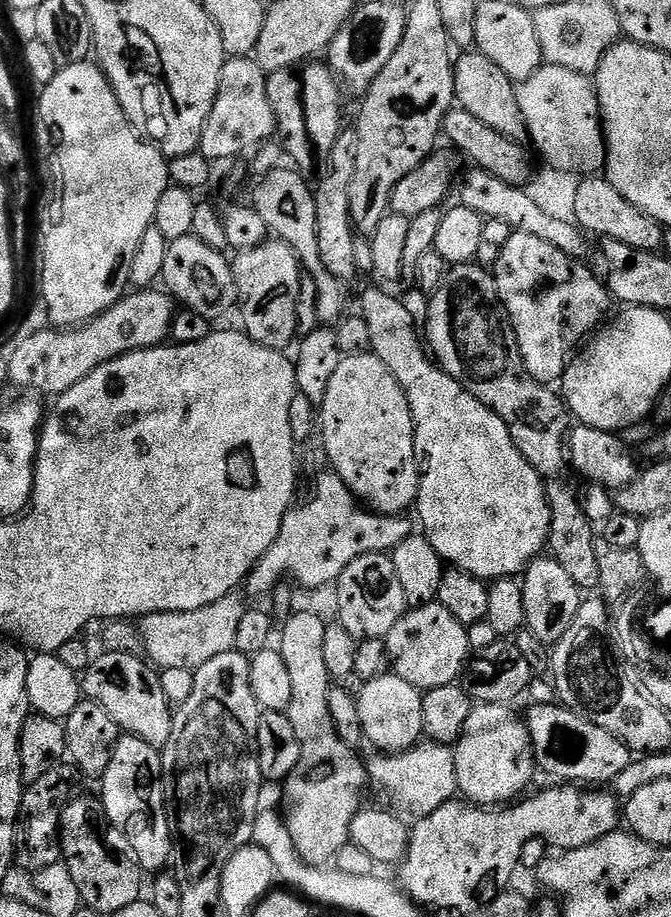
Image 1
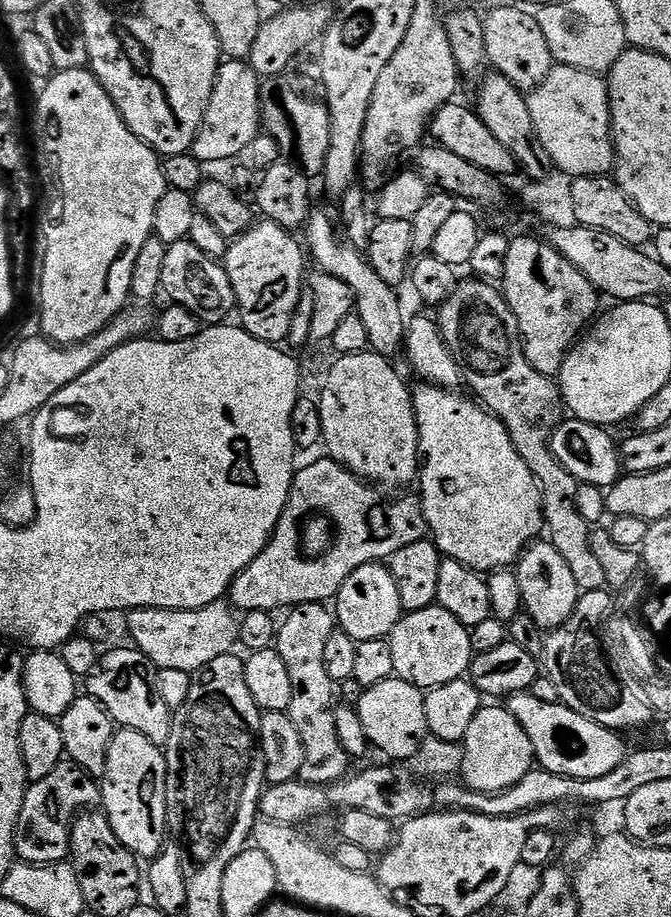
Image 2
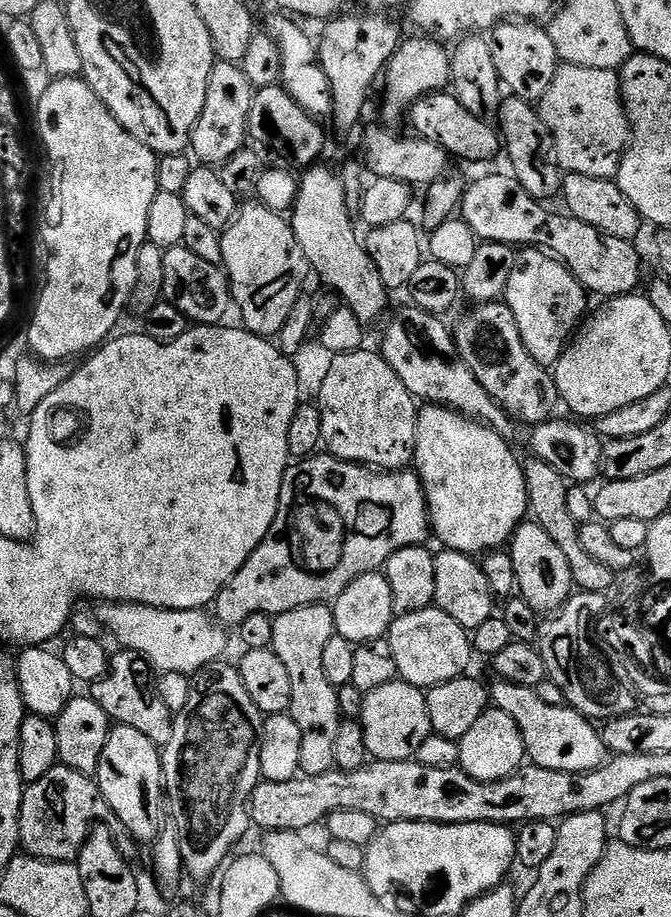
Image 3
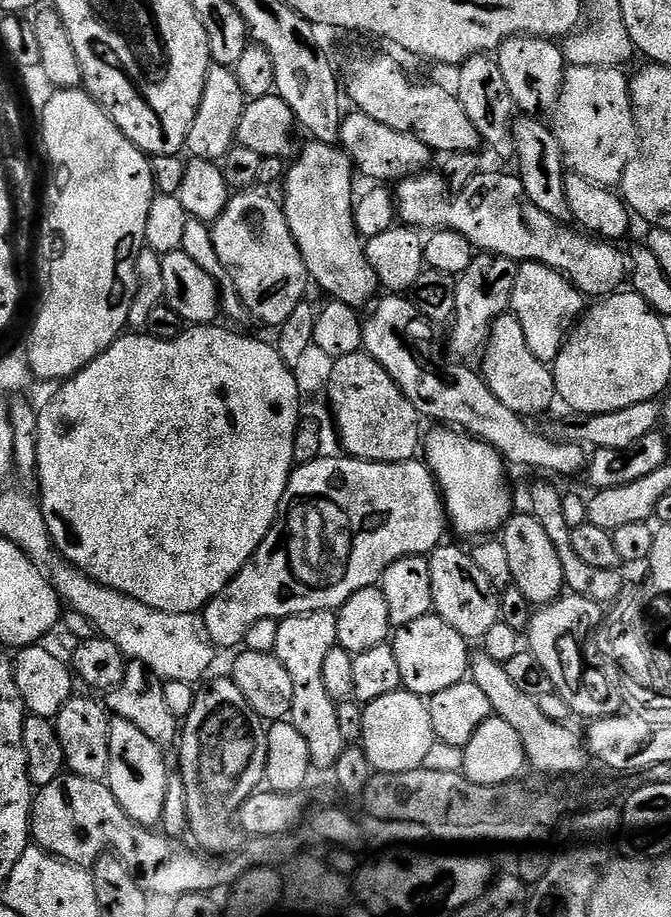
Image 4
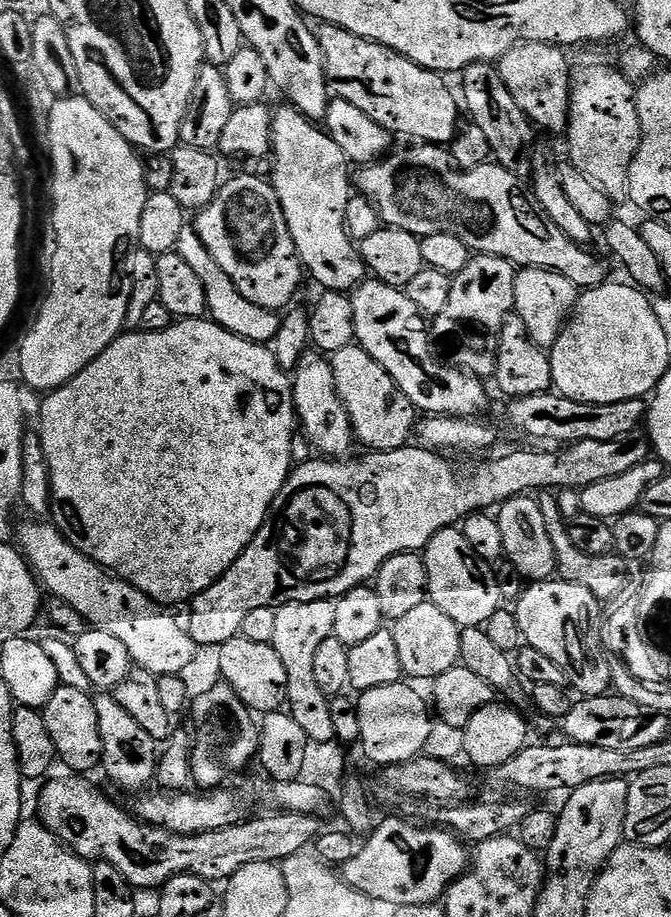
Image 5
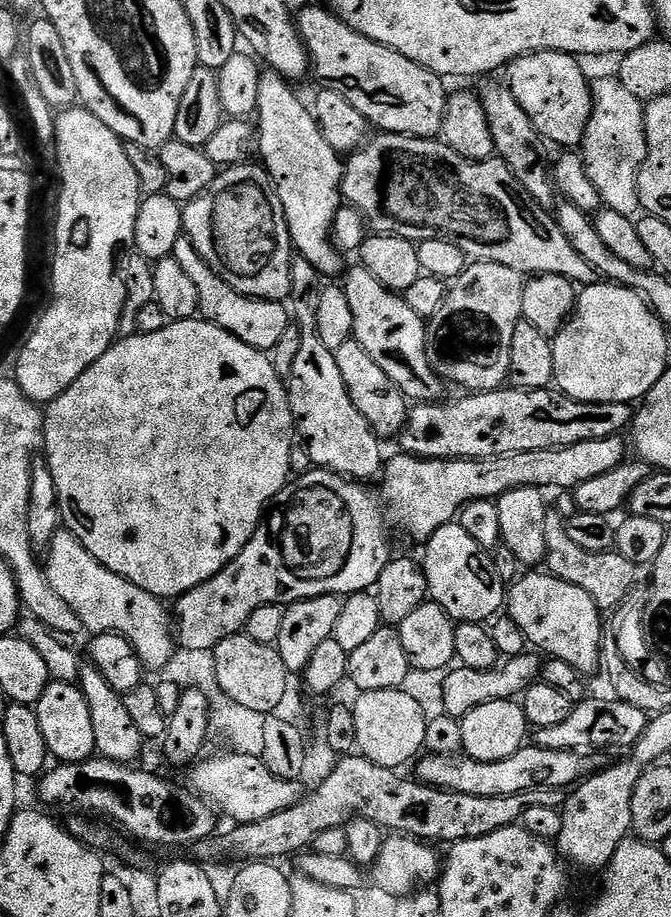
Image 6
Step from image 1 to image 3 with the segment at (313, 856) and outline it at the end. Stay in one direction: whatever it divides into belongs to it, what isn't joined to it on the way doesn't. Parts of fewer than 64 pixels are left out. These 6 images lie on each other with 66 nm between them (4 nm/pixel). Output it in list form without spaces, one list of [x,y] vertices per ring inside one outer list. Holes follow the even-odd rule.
[[[327,604],[302,606],[275,617],[272,625],[274,638],[271,649],[278,654],[278,658],[282,658],[282,666],[286,666],[290,673],[290,715],[298,730],[302,730],[300,767],[305,777],[321,775],[336,768],[334,738],[338,738],[342,723],[338,689],[326,679],[322,671],[322,650],[326,650],[326,642],[336,635],[332,610]]]

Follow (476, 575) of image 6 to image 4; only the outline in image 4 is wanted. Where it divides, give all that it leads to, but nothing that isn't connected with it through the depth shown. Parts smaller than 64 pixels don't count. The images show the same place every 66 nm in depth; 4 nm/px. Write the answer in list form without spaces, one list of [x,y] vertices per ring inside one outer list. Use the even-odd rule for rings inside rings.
[[[441,543],[440,547],[432,549],[428,556],[430,566],[430,582],[434,586],[432,606],[435,615],[442,617],[458,634],[465,638],[483,638],[490,626],[501,619],[501,593],[497,585],[485,571],[474,562],[471,551],[459,548],[456,544]]]

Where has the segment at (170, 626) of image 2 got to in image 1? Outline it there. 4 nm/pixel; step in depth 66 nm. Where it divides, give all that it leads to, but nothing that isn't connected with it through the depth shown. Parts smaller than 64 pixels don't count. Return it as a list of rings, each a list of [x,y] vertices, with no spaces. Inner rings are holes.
[[[233,594],[189,612],[163,612],[143,617],[138,630],[140,640],[148,653],[147,657],[161,669],[165,668],[201,668],[210,658],[226,654],[236,647],[238,626],[242,626],[242,614],[246,610],[245,597]]]

